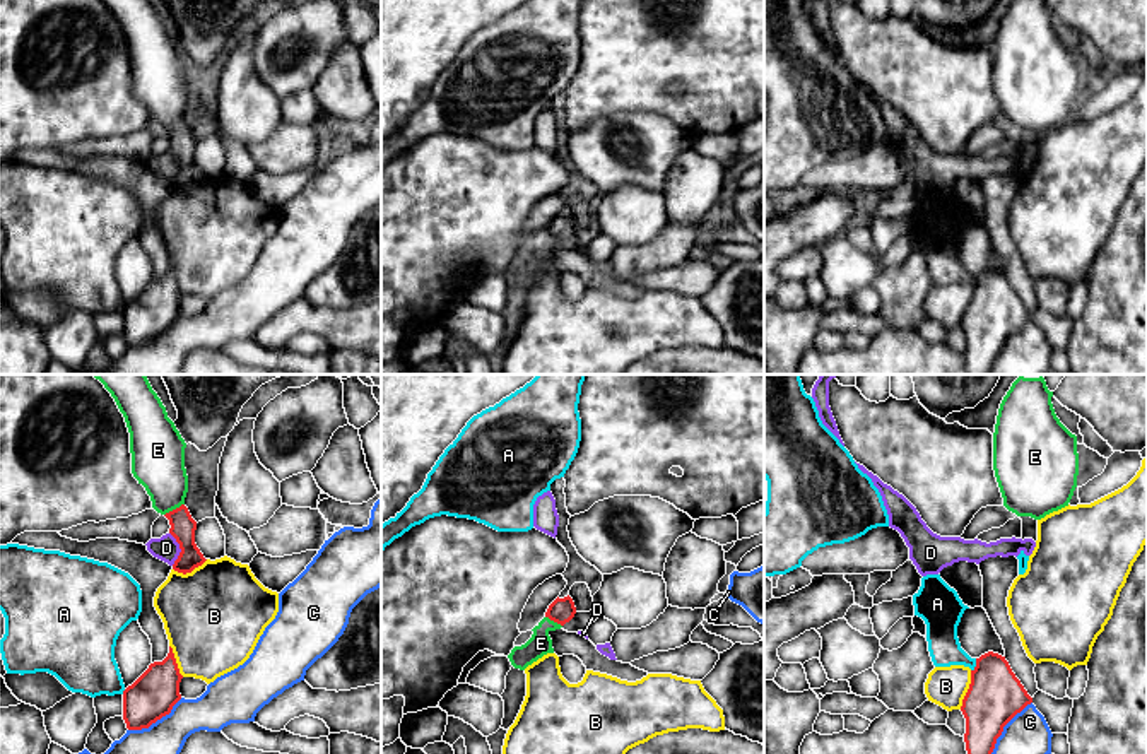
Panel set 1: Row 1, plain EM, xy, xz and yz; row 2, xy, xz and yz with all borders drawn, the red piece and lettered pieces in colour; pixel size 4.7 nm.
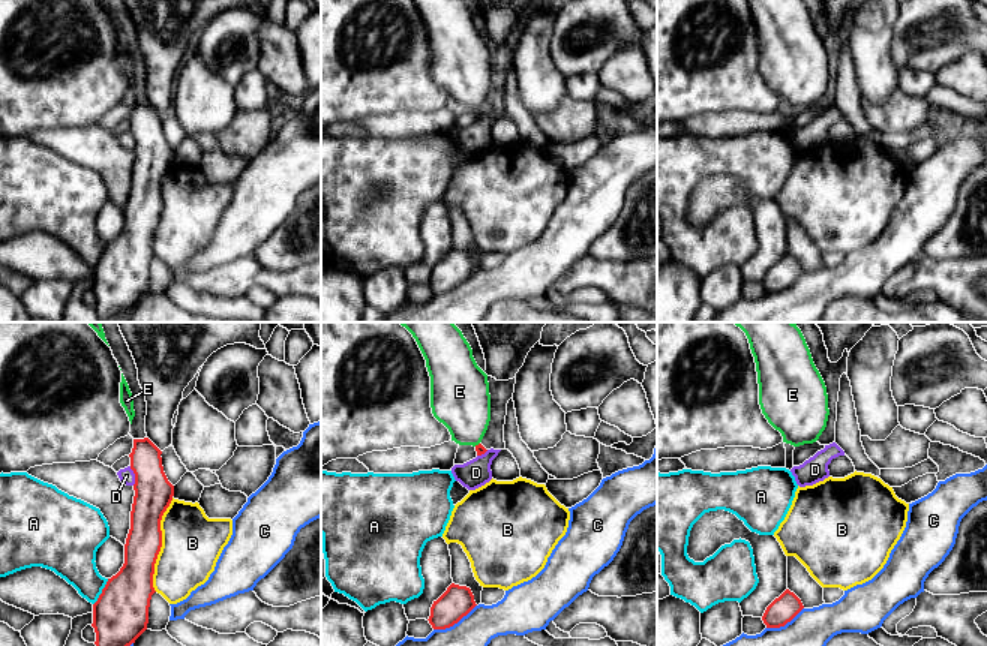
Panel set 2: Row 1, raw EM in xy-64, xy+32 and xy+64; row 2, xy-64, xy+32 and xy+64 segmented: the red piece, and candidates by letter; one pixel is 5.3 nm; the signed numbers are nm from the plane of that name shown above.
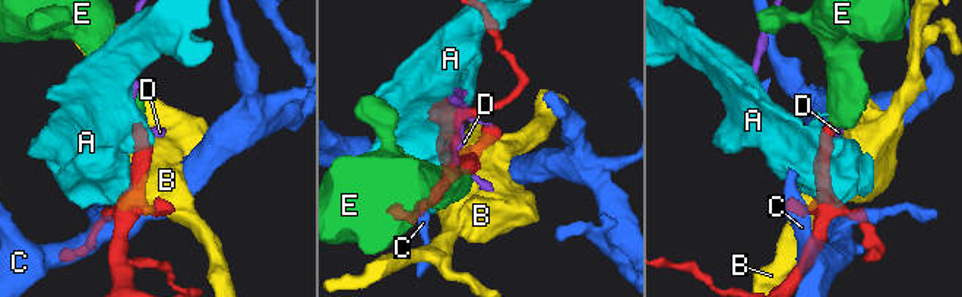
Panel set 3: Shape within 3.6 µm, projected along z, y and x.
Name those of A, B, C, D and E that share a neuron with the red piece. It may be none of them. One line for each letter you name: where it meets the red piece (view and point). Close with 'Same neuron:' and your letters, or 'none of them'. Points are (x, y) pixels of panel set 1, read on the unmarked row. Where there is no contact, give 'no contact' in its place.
E: xy (173, 127)
Same neuron: E

